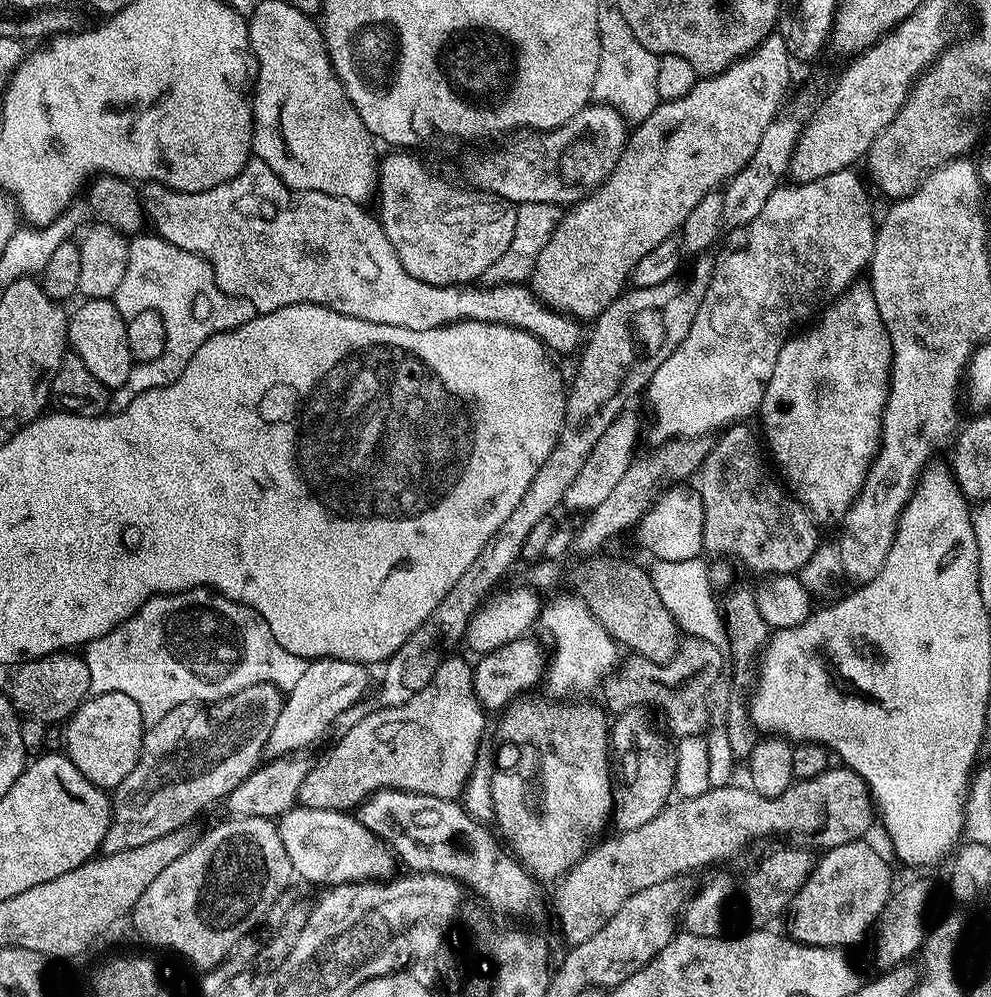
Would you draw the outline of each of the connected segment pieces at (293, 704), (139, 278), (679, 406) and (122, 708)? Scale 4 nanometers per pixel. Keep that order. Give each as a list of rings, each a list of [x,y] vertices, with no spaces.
[[[331,658],[313,659],[308,665],[306,674],[302,674],[302,678],[298,678],[298,682],[294,682],[294,686],[287,689],[284,705],[278,714],[278,722],[274,730],[270,730],[270,738],[264,747],[265,757],[289,756],[299,748],[311,749],[312,743],[322,739],[324,731],[335,725],[342,710],[365,699],[368,672],[369,669],[358,662]]]
[[[133,235],[128,241],[128,269],[122,277],[122,283],[118,285],[114,299],[116,308],[125,318],[140,318],[146,310],[155,310],[162,322],[166,322],[166,350],[153,360],[145,359],[143,362],[133,363],[130,378],[126,378],[126,382],[111,393],[110,404],[116,410],[130,406],[130,402],[134,402],[134,398],[138,398],[138,394],[146,390],[165,388],[167,384],[174,383],[182,374],[182,370],[186,370],[190,358],[198,354],[198,346],[202,346],[202,342],[219,332],[233,332],[235,328],[241,328],[258,315],[256,308],[246,297],[231,296],[217,286],[214,270],[204,257],[196,256],[190,250],[182,250],[166,242],[161,236],[144,235]]]
[[[845,170],[826,174],[826,178],[818,178],[800,184],[788,182],[776,188],[770,194],[770,198],[766,198],[766,206],[762,206],[762,214],[758,214],[758,218],[754,218],[752,223],[747,225],[747,246],[729,251],[727,253],[729,256],[722,257],[718,262],[715,261],[705,296],[702,298],[698,312],[694,315],[694,322],[690,326],[690,334],[686,334],[686,338],[680,343],[678,350],[674,350],[674,354],[670,354],[670,358],[666,358],[666,362],[662,362],[662,366],[658,366],[658,370],[654,370],[654,378],[648,383],[646,397],[648,396],[648,404],[652,407],[652,429],[649,432],[647,429],[646,436],[648,434],[649,438],[653,440],[653,445],[667,444],[668,441],[677,438],[704,438],[709,435],[707,432],[713,431],[712,433],[715,433],[717,430],[723,430],[737,422],[747,421],[749,419],[747,416],[751,412],[753,415],[760,407],[760,402],[764,397],[764,387],[768,385],[774,362],[782,350],[784,341],[789,339],[790,333],[793,331],[791,328],[799,320],[806,319],[811,312],[817,311],[816,313],[819,313],[822,306],[843,295],[845,289],[857,283],[859,276],[856,275],[863,268],[865,271],[871,265],[878,220],[877,217],[872,217],[872,204],[868,201],[867,190],[864,189],[865,181],[863,179],[860,181],[854,173],[855,171]]]
[[[117,692],[101,696],[92,694],[66,721],[66,754],[90,782],[105,790],[115,790],[122,778],[134,770],[145,731],[142,710],[138,710],[134,698],[126,698],[126,694]]]

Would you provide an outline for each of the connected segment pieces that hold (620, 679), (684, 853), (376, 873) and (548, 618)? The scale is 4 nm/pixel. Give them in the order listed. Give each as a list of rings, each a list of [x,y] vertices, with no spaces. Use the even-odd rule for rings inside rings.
[[[688,636],[681,639],[675,660],[669,660],[666,664],[650,662],[650,658],[635,654],[627,658],[629,660],[619,665],[618,671],[602,688],[605,700],[603,703],[609,713],[619,714],[641,706],[652,710],[657,708],[664,715],[665,726],[676,738],[699,736],[708,728],[708,691],[715,686],[716,679],[724,668],[724,660],[726,664],[726,656],[721,649],[697,636]]]
[[[829,766],[824,772],[809,780],[796,780],[780,796],[766,798],[758,794],[752,787],[722,788],[709,787],[708,791],[698,794],[698,798],[689,800],[680,798],[669,802],[660,813],[636,830],[612,834],[609,840],[600,845],[589,847],[581,860],[555,883],[554,908],[563,936],[569,945],[586,942],[586,938],[594,938],[614,914],[618,914],[618,906],[626,902],[638,890],[646,886],[654,886],[663,880],[683,877],[683,872],[691,868],[700,868],[703,864],[712,864],[715,860],[726,860],[736,856],[751,840],[764,840],[767,836],[789,836],[791,843],[811,850],[827,850],[834,846],[842,846],[846,842],[863,840],[869,834],[868,827],[874,824],[874,805],[868,784],[852,768],[847,766]]]
[[[299,805],[279,817],[277,828],[292,869],[299,879],[302,877],[329,888],[378,882],[389,879],[395,873],[396,858],[389,845],[365,828],[359,817],[347,811]]]
[[[571,595],[560,596],[549,604],[547,601],[538,621],[539,627],[544,627],[544,632],[552,643],[552,657],[549,655],[546,660],[546,682],[548,678],[548,688],[556,698],[572,696],[575,692],[592,692],[596,687],[597,691],[602,681],[611,677],[618,668],[616,641],[597,622],[592,611],[588,609],[588,603],[580,599],[579,595]]]

